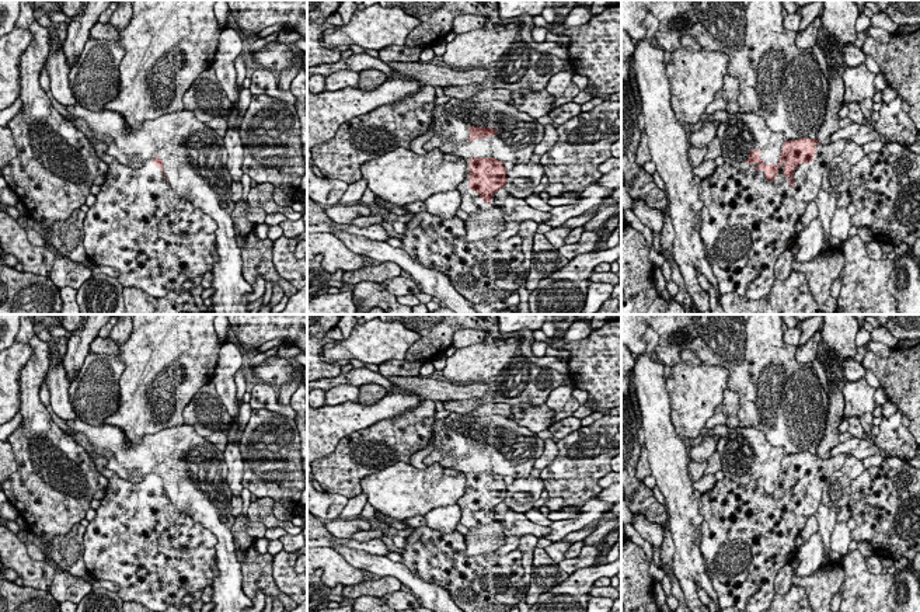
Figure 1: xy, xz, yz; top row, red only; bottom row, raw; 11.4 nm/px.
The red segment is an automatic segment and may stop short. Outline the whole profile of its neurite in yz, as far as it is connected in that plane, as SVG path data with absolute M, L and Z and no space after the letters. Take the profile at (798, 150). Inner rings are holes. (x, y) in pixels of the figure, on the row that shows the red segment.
M809 138L784 140L776 164L764 164L759 156L759 147L756 147L749 152L748 160L743 161L756 163L756 167L742 170L725 163L717 167L710 177L701 180L698 195L704 205L700 234L718 281L719 295L736 292L749 299L760 299L770 293L778 257L797 241L795 223L804 215L806 205L818 197L823 173L829 163L843 153L846 143L844 139L830 145L820 145L816 139Z

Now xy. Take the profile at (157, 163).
M158 156L139 168L111 161L105 182L100 185L95 204L86 212L83 223L83 247L88 260L116 270L122 288L139 288L154 298L212 272L219 261L216 222L171 188L161 163Z

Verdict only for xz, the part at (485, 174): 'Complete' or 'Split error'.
Split error

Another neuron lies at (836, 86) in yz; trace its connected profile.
M830 67L830 79L829 84L829 98L826 104L826 112L823 118L823 124L818 131L816 140L820 145L830 145L830 136L840 129L839 126L839 111L844 104L844 81L843 77Z

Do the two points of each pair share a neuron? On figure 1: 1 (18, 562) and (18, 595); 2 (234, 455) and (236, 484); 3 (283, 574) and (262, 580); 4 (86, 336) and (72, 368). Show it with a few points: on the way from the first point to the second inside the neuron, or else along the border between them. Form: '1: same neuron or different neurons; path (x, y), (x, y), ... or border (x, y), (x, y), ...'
1: different neurons; border (23, 584), (48, 591)
2: same neuron; path (234, 462), (234, 477)
3: different neurons; border (272, 556), (274, 581), (289, 597)
4: same neuron; path (79, 344), (73, 360)

